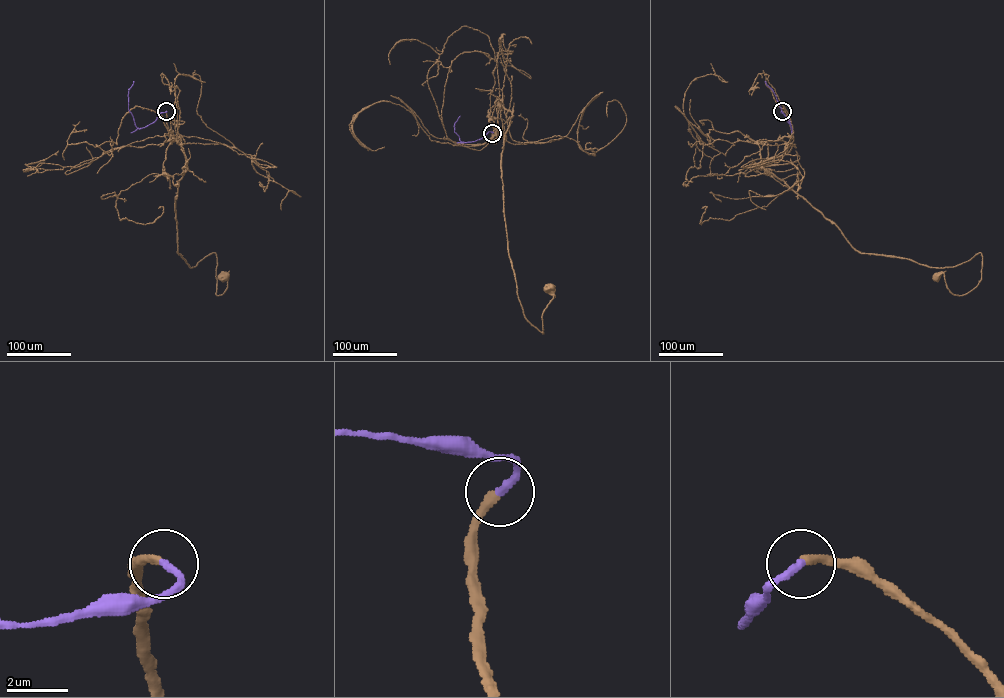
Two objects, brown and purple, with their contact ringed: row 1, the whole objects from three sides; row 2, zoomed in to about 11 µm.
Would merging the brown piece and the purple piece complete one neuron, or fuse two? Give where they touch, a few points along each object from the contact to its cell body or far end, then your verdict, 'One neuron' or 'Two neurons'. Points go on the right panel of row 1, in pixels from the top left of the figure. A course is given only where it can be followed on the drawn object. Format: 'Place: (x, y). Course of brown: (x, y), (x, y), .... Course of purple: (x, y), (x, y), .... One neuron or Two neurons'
Place: (782, 111). Course of brown: (782, 111), (791, 135), (749, 138), (761, 165), (862, 253), (939, 268), (981, 254), (966, 294), (936, 276). Course of purple: (782, 111), (765, 81). One neuron

